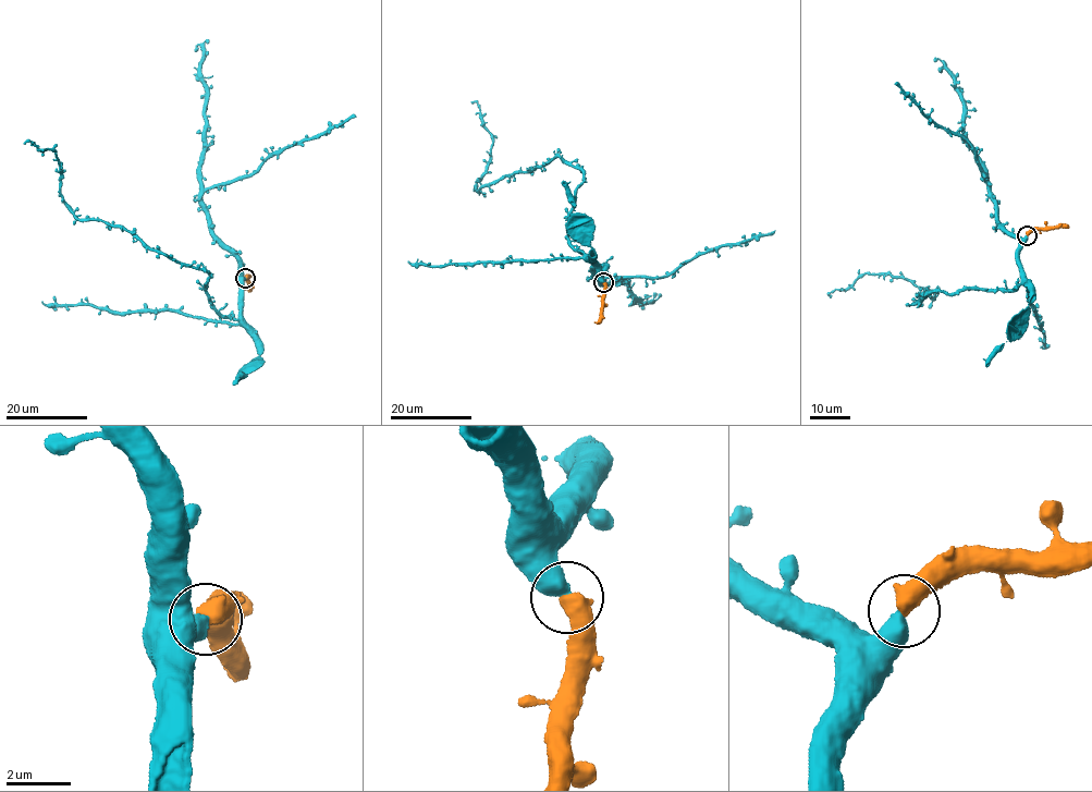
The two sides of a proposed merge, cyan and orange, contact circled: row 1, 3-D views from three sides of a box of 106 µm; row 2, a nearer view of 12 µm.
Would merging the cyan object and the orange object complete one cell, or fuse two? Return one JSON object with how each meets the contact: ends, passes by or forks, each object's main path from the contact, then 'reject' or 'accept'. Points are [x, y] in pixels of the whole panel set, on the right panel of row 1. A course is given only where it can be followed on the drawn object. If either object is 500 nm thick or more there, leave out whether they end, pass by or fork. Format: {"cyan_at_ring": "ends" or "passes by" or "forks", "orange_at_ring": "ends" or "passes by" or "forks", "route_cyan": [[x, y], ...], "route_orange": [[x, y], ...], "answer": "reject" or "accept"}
{"route_cyan": [[1027, 235], [1015, 289], [930, 292], [915, 304], [920, 294], [935, 294], [886, 273], [867, 273], [830, 297]], "route_orange": [[1027, 235], [1038, 230], [1067, 228]], "answer": "accept"}

